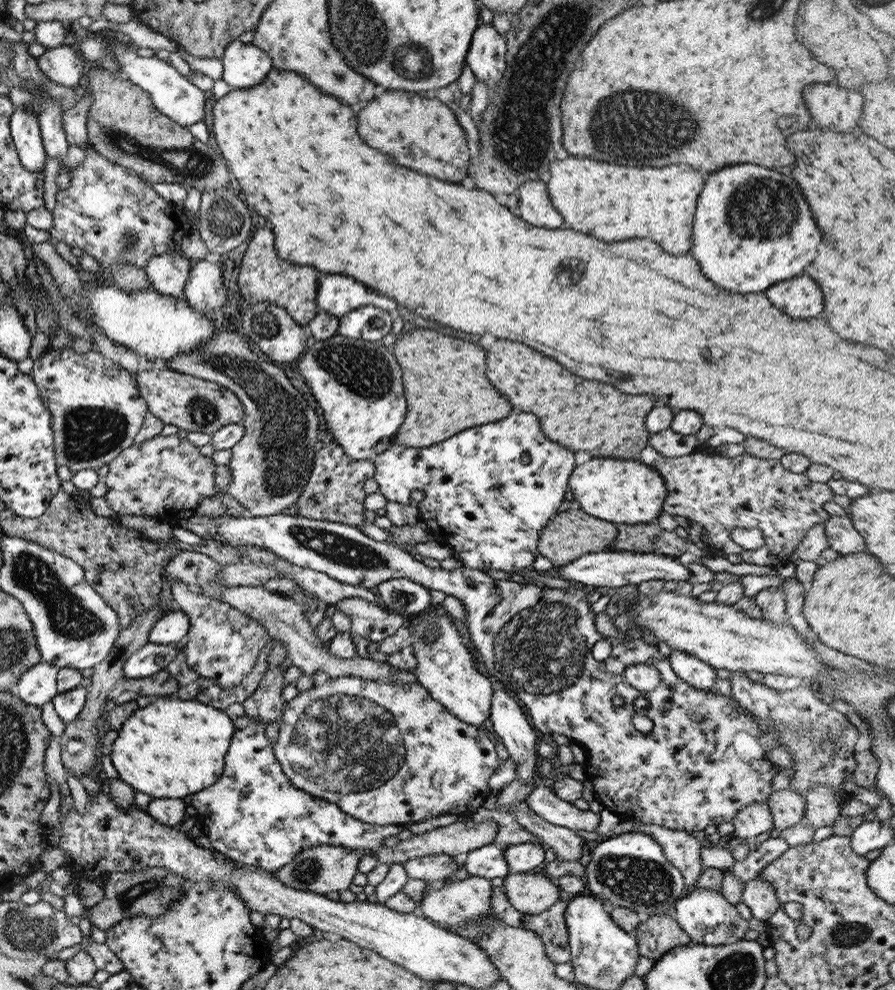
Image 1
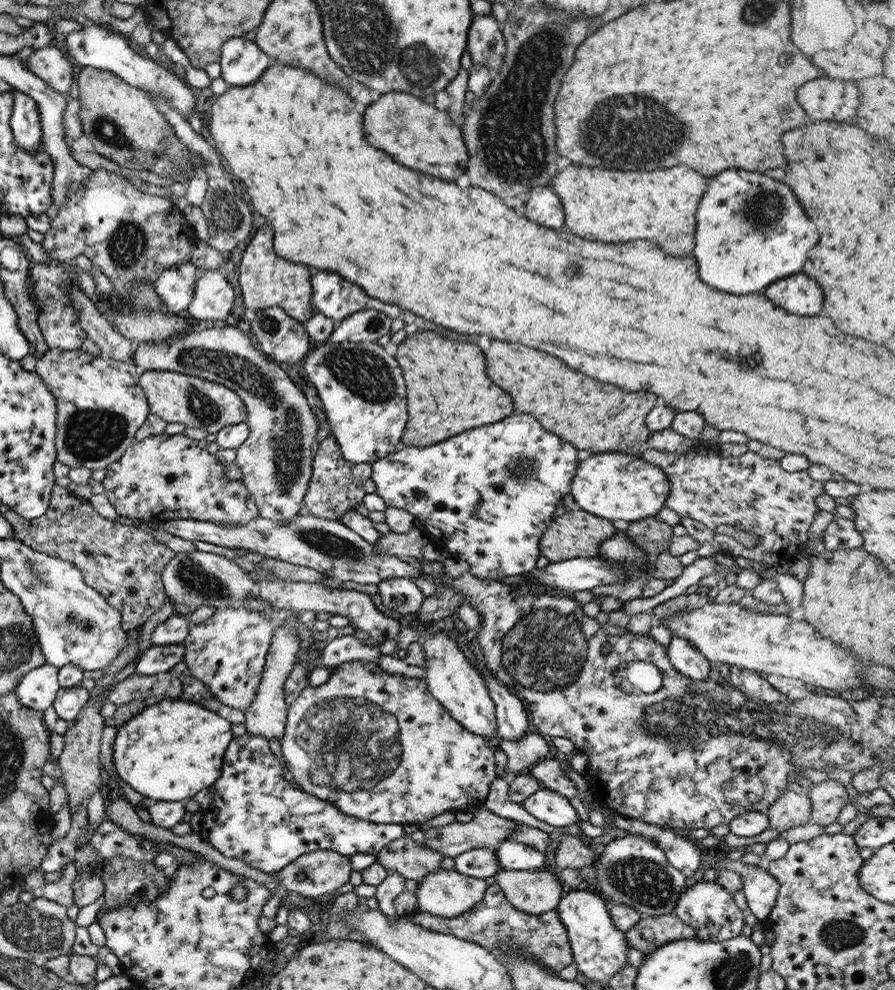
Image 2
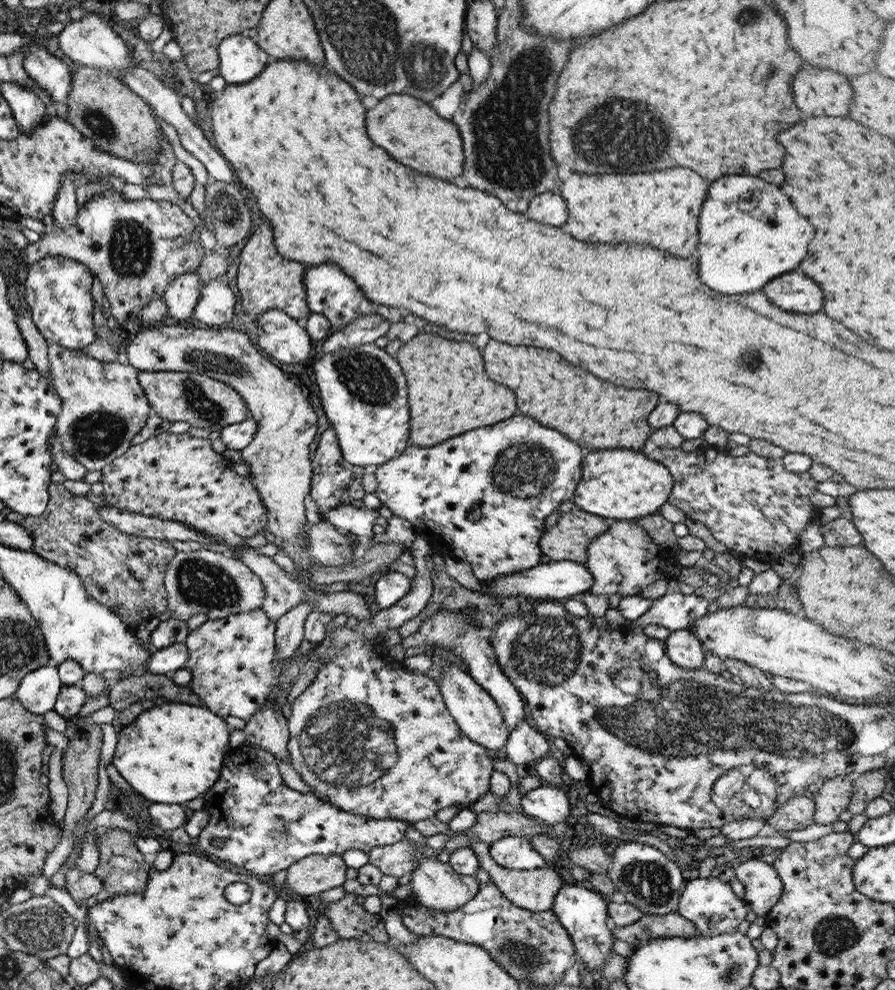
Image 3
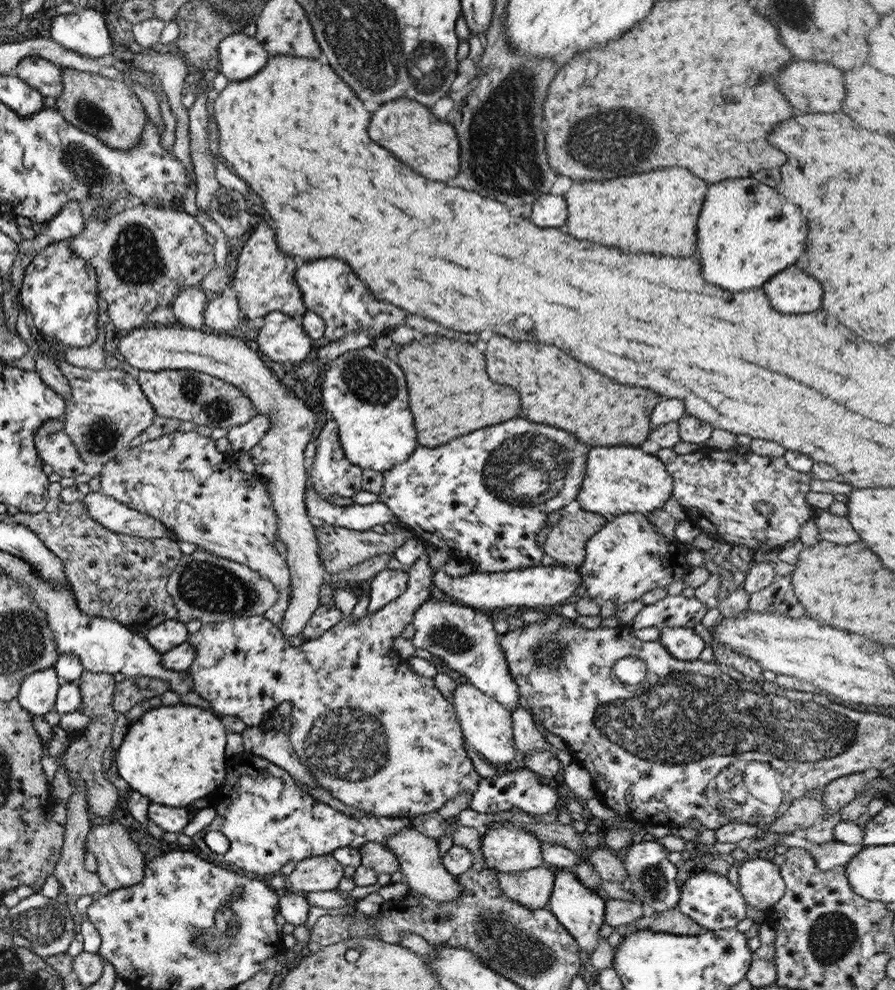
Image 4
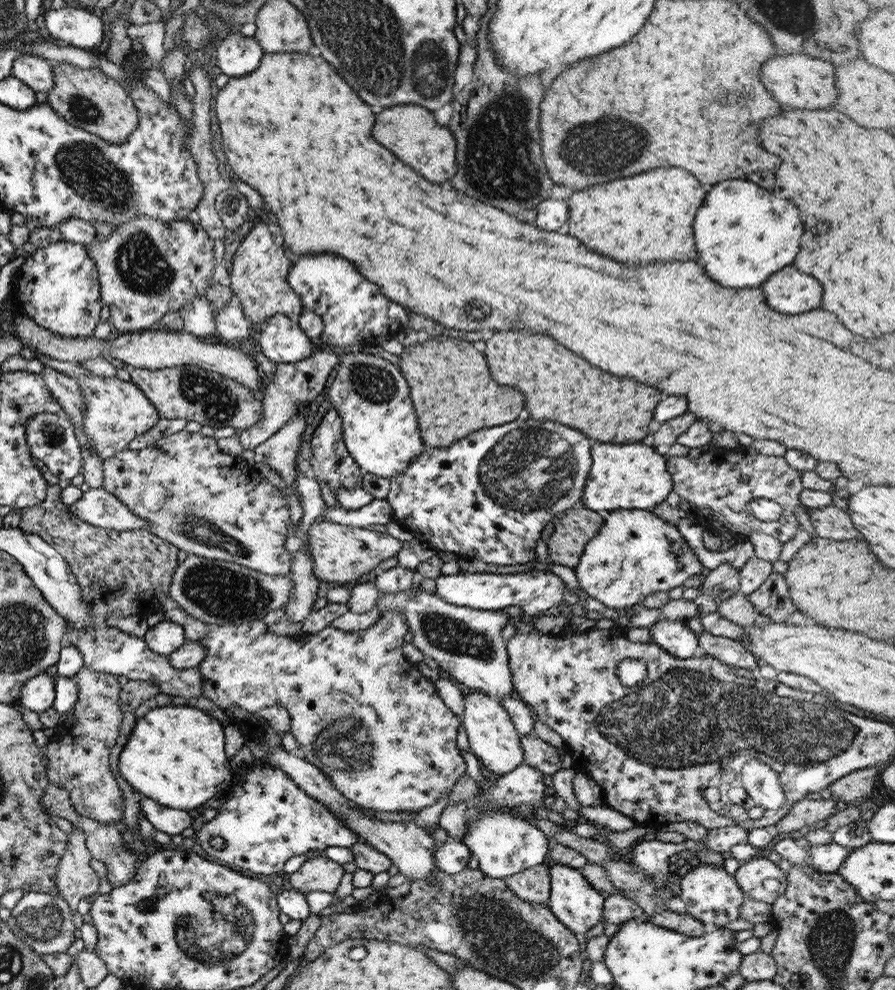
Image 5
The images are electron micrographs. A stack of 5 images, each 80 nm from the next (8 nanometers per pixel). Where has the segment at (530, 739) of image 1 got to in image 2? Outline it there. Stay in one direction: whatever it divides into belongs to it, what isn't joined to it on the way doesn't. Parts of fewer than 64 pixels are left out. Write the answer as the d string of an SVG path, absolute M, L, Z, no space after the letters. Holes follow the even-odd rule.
M480 673L483 685L486 686L493 701L496 718L496 733L502 740L521 740L527 730L528 719L521 699L503 686L496 678Z

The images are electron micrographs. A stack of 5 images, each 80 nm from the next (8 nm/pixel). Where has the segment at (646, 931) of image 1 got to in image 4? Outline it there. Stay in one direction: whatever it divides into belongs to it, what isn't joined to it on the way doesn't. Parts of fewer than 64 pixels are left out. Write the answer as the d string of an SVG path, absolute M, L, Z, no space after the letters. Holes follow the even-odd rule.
M673 908L660 913L654 912L649 916L641 916L623 927L614 927L603 923L597 930L597 935L599 935L599 938L606 939L614 931L623 936L643 929L679 936L695 936L703 932L703 928L697 923L694 923L681 911Z

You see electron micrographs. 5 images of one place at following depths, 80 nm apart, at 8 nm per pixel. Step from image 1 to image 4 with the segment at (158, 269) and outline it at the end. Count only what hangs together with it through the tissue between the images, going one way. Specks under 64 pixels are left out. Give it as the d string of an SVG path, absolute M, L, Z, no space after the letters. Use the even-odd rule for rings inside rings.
M188 286L180 290L170 306L179 325L193 330L206 330L204 326L204 306L206 296L198 286Z

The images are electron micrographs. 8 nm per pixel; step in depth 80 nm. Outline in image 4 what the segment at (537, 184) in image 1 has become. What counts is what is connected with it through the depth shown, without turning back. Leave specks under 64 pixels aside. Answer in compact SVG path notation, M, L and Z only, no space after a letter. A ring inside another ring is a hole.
M545 194L533 201L529 220L539 228L564 228L567 218L563 196Z

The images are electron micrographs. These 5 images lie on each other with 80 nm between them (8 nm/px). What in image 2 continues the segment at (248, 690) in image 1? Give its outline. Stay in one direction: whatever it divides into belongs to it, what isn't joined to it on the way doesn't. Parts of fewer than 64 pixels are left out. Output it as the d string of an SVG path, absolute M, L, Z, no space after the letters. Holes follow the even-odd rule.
M179 662L169 670L169 673L175 675L182 685L182 696L179 696L179 700L187 700L211 711L223 712L222 704L208 693L201 681L189 675L189 670L184 663Z

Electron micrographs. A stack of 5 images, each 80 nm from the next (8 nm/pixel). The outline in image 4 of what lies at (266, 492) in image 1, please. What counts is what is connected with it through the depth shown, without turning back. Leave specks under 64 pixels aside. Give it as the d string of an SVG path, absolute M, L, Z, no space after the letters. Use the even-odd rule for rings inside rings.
M145 325L115 340L115 350L135 371L157 372L164 370L191 369L238 388L249 400L258 414L270 420L270 427L265 436L249 450L254 472L265 485L270 496L271 506L276 516L278 540L287 546L285 562L288 566L289 605L285 610L277 630L285 642L293 642L294 636L301 634L306 622L319 606L317 592L324 584L323 565L318 556L315 531L309 523L304 505L305 468L303 450L315 424L315 414L305 403L288 390L269 367L249 349L243 339L235 336L218 334L211 330L193 330L180 325L173 327Z

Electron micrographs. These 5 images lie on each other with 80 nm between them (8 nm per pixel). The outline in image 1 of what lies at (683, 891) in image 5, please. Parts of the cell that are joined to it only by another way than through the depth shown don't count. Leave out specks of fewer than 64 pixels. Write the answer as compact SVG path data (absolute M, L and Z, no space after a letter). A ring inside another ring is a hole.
M698 888L687 896L679 897L673 906L675 920L688 934L691 941L702 945L726 945L743 939L747 932L747 921L744 920L733 905L723 899L719 892Z

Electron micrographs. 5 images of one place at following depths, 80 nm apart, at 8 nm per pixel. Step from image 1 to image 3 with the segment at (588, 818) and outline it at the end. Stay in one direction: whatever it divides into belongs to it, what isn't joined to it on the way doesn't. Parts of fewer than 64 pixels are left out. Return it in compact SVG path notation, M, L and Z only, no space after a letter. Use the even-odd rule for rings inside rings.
M542 784L528 790L520 796L520 806L529 817L538 818L542 823L550 825L565 821L569 814L568 805L571 800L565 795L566 789L549 787Z

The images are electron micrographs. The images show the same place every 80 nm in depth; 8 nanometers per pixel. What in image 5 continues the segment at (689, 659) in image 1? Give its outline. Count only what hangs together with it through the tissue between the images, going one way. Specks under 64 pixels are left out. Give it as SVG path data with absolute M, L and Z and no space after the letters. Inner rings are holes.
M661 620L648 629L651 642L675 658L684 659L699 653L696 636L681 622Z

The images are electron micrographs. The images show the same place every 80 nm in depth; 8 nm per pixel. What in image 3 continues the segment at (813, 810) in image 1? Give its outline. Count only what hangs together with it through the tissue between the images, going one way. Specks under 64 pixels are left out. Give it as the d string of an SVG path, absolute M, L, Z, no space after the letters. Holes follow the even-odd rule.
M841 775L822 781L814 793L814 822L833 824L838 814L846 809L853 794L853 775Z

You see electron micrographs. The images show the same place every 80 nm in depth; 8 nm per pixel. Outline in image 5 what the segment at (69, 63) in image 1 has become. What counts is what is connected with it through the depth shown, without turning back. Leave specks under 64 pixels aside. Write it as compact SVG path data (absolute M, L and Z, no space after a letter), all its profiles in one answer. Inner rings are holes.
M32 54L17 55L13 59L10 76L26 84L34 92L49 92L53 86L52 62Z

